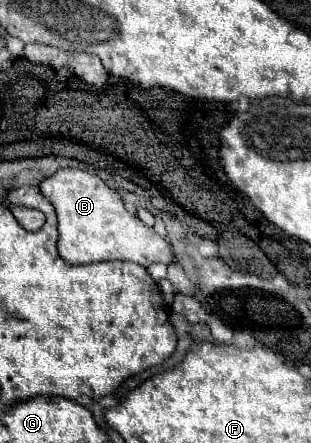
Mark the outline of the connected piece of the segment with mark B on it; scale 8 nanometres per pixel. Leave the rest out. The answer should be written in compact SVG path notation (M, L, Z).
M57 170L39 184L43 198L57 214L57 250L67 264L91 264L103 260L129 260L141 266L153 262L169 264L173 260L169 244L147 228L137 216L131 216L119 194L105 186L99 176L83 170Z

